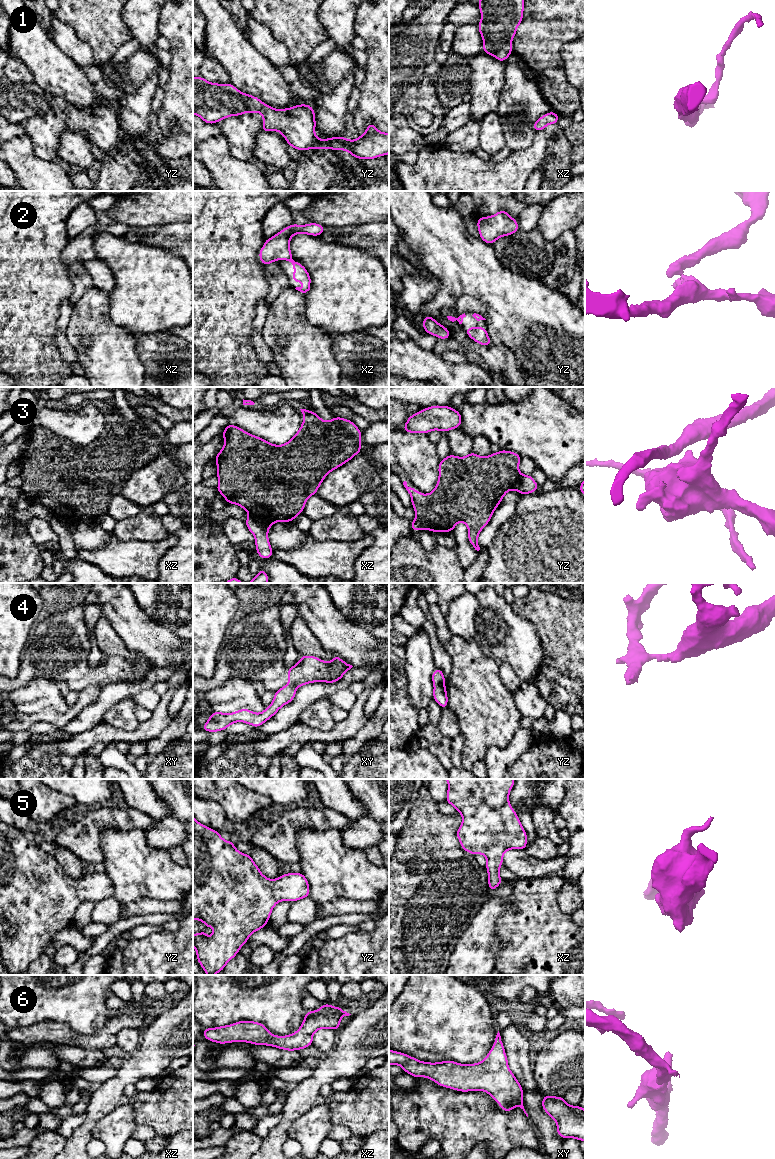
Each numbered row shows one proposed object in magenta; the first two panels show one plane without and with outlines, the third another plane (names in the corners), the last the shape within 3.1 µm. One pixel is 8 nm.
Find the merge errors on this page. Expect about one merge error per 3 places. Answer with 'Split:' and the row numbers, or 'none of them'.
Split: 2, 3, 4

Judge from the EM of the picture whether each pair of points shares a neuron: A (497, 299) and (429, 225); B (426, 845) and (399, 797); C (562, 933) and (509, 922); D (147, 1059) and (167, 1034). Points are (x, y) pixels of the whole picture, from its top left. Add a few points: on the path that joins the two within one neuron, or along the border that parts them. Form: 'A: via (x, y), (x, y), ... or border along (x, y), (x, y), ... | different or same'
A: via (484, 281), (446, 243) | same
B: border along (418, 797), (399, 832) | different
C: via (549, 929), (522, 929) | same
D: via (153, 1053), (164, 1040) | same

